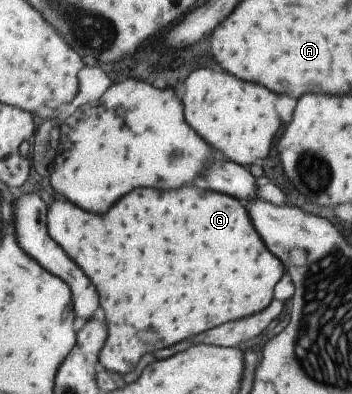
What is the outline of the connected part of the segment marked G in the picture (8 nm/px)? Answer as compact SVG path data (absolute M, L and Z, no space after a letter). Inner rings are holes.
M192 186L176 190L132 190L132 194L120 198L102 216L82 212L66 200L52 202L48 210L48 236L76 262L94 288L100 290L108 334L97 361L106 371L123 376L134 370L142 354L176 344L224 322L252 317L270 304L273 287L285 271L279 260L270 256L246 214L242 201ZM144 332L152 332L154 340L142 342L140 334Z

